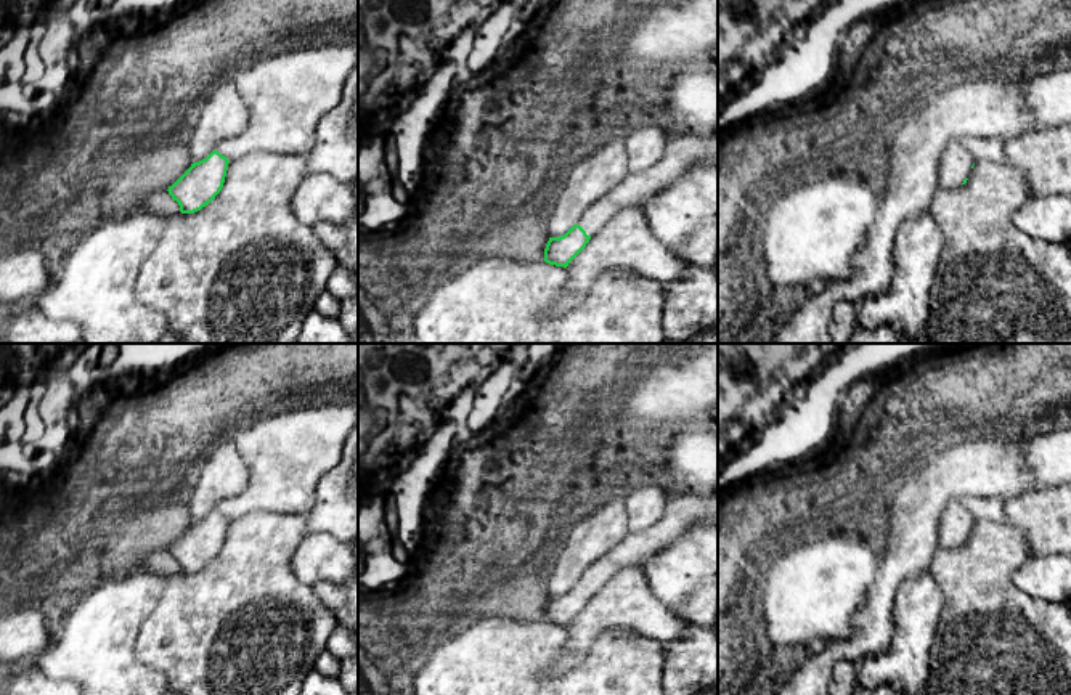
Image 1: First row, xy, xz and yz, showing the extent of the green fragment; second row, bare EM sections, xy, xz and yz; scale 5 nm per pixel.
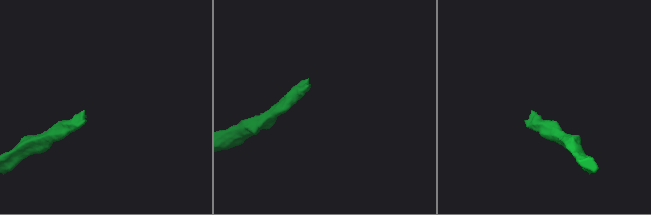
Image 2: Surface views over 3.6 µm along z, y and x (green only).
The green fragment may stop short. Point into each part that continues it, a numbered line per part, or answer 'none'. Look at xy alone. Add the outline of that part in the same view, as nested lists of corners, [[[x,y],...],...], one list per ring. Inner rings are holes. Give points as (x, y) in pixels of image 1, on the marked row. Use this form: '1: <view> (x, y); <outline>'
none

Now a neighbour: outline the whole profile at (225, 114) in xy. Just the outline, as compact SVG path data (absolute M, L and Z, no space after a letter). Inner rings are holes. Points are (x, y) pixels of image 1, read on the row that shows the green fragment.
M234 83L220 85L204 104L189 141L193 164L206 159L220 141L246 130L249 109Z

